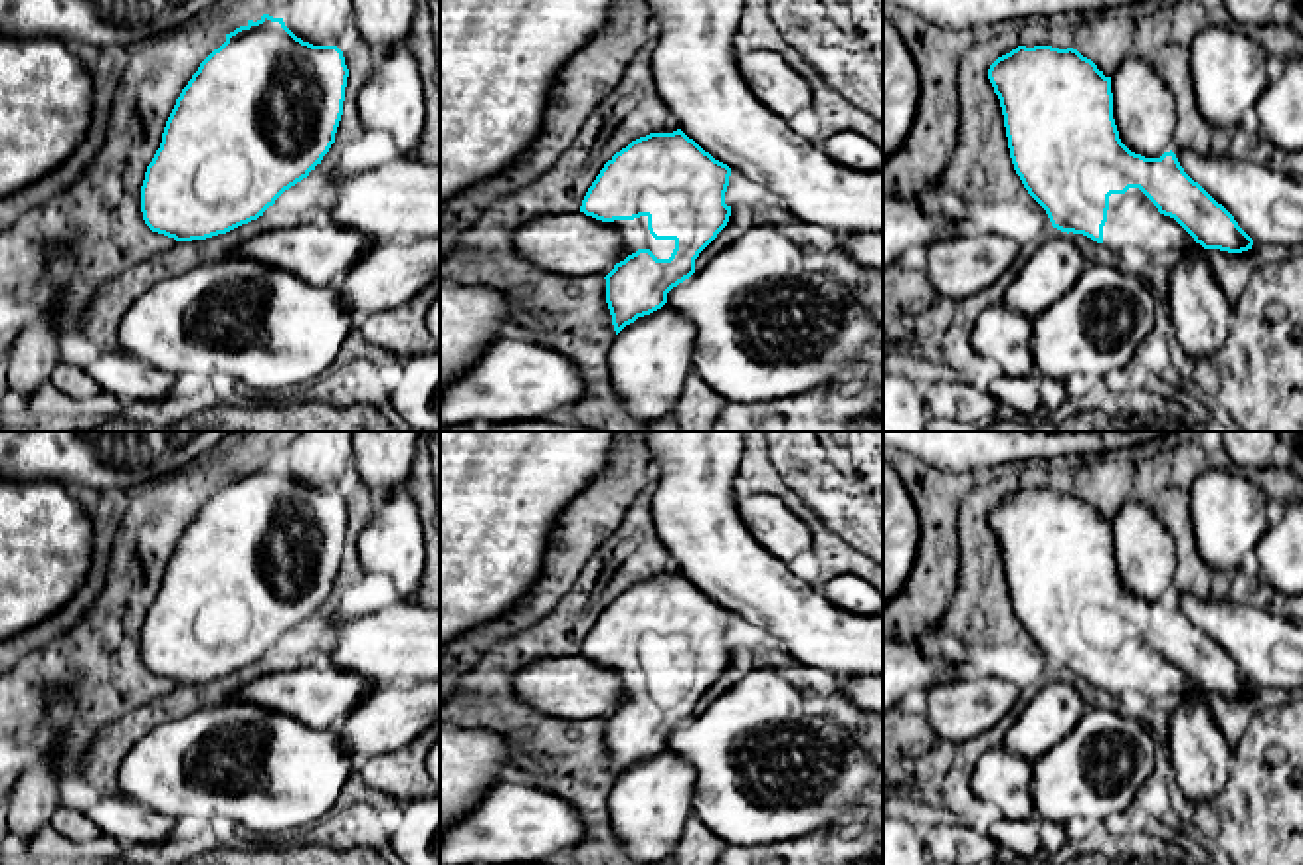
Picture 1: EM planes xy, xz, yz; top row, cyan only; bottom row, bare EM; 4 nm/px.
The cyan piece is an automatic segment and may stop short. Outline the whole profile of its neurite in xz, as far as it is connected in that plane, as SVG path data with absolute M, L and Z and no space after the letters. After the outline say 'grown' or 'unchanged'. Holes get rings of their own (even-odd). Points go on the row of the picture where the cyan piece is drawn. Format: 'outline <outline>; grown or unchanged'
outline M681 129L650 133L616 152L588 188L580 212L610 222L622 251L606 279L606 303L616 335L667 303L667 293L695 273L695 259L727 226L731 168L715 160Z; grown

